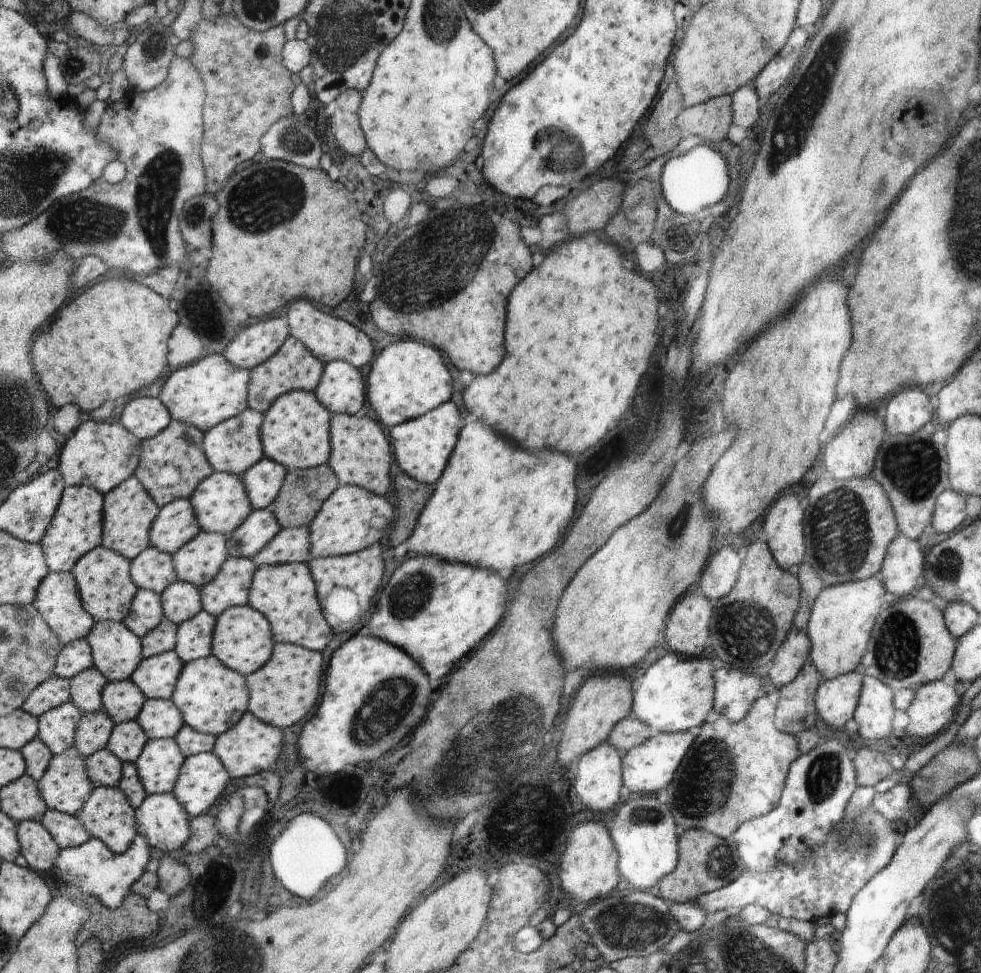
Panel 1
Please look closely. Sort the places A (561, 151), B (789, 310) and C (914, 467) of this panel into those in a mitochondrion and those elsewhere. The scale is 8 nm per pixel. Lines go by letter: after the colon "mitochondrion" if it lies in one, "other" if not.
A: mitochondrion
B: other
C: mitochondrion

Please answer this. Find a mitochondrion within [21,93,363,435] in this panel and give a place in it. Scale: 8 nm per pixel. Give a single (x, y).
(85, 220)

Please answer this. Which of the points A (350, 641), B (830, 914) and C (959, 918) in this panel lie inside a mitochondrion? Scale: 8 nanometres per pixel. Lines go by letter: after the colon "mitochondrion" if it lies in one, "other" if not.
A: other
B: other
C: mitochondrion

